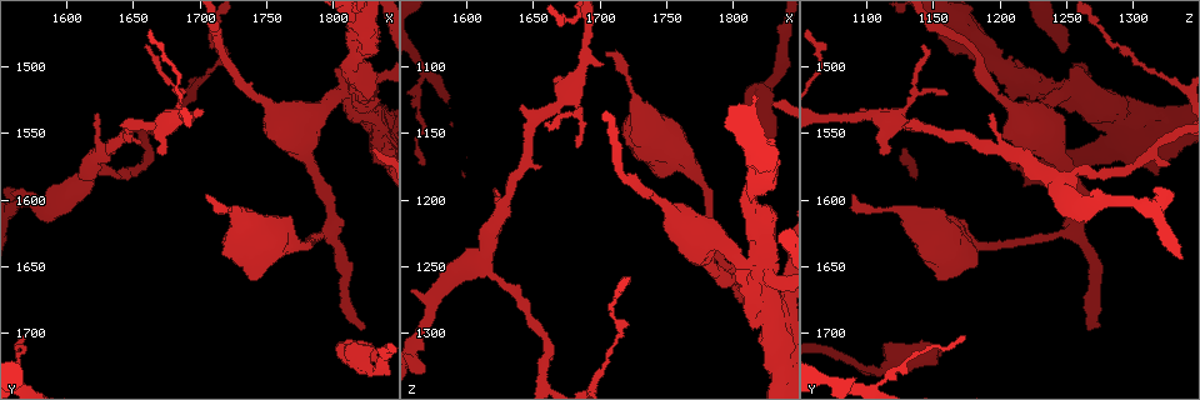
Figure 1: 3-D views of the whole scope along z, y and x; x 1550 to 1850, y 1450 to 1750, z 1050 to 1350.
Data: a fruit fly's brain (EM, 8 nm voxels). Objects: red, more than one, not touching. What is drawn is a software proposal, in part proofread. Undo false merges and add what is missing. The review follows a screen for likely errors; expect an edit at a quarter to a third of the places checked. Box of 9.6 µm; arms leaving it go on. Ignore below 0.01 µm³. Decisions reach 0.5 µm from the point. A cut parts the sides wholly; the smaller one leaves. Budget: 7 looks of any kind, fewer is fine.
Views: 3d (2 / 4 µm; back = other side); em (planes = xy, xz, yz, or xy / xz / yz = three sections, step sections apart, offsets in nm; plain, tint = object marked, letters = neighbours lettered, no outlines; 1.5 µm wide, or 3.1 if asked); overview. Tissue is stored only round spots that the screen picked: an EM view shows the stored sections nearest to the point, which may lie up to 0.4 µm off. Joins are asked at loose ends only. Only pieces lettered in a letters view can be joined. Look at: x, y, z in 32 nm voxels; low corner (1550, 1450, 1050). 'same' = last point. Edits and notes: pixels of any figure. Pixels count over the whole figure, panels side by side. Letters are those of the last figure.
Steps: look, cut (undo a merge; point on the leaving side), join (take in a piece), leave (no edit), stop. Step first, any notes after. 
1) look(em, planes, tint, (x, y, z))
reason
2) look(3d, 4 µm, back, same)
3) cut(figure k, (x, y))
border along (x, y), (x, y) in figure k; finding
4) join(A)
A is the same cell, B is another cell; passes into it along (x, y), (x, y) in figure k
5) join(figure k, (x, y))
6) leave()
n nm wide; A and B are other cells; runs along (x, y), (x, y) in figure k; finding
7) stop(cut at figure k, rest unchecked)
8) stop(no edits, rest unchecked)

look(em, planes, plain, (1824, 1698, 1272))

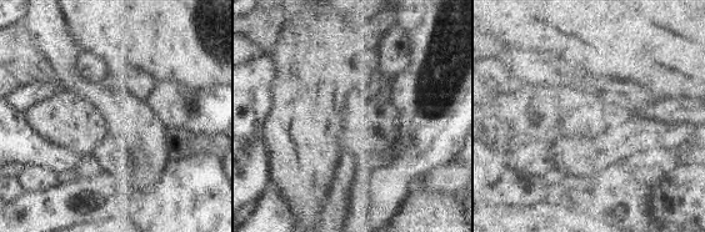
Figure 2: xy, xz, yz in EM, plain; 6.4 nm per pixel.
look(em, planes, letters, same)

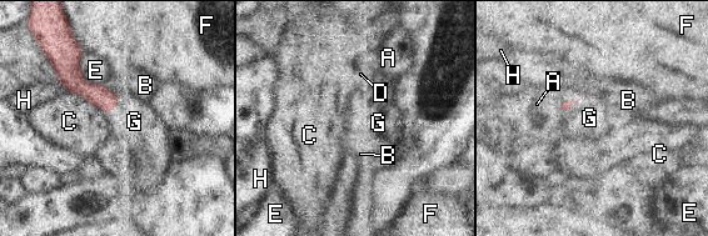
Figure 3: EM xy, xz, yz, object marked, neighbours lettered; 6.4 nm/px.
join(figure 3, (589, 118))
C touches over 300 nm; G is the same cell, A, B, C, D, E, F and H are other cells; passes into it along (566, 104), (572, 104), (589, 118) in figure 3; it goes on there

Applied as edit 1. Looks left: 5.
look(overview)
see it whole again

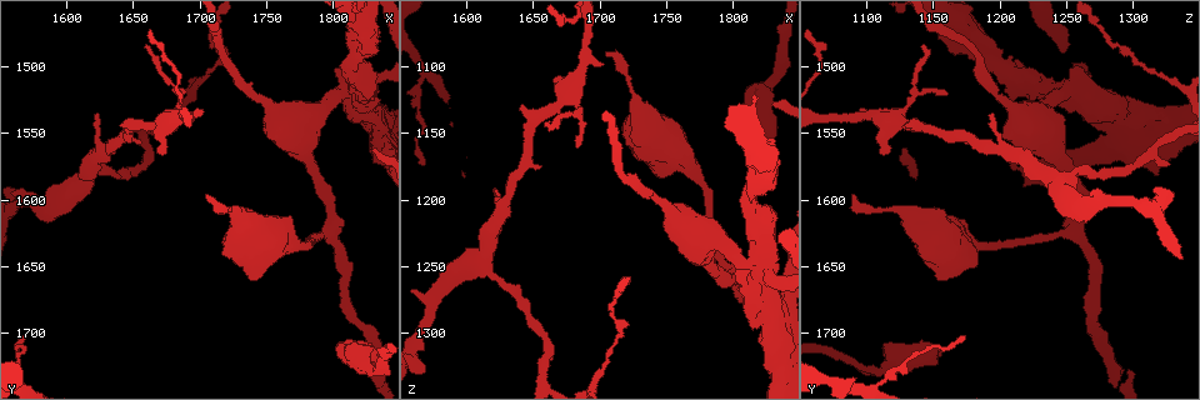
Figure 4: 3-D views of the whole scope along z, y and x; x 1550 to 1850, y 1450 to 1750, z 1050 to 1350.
look(3d, 2 µm, (1622, 1534, 1194))
tapers out

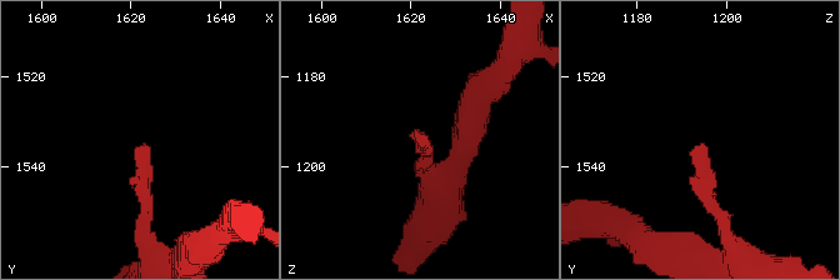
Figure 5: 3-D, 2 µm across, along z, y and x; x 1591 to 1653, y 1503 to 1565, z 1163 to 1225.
look(em, planes, letters, (1623, 1534, 1193))
need the tissue

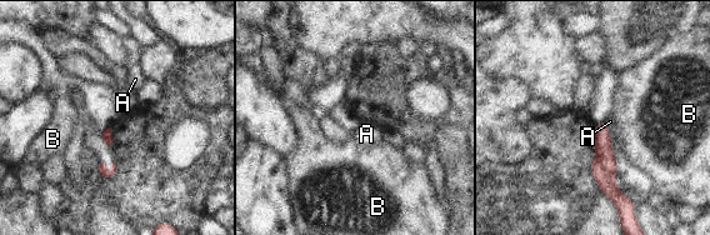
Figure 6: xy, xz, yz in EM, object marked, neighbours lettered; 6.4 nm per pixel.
leave()
A and B are other cells; runs along (598, 128), (604, 179), (614, 193) in figure 6; no lettered piece goes on from it

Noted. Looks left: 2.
stop(join at figure 3, rest unchecked)

